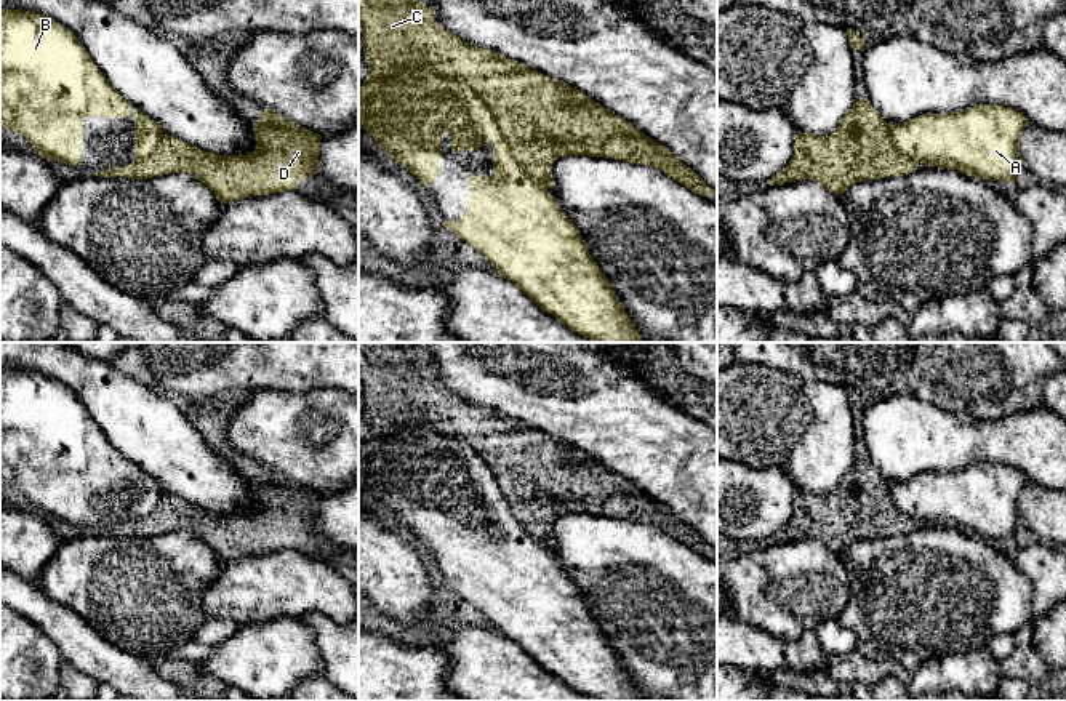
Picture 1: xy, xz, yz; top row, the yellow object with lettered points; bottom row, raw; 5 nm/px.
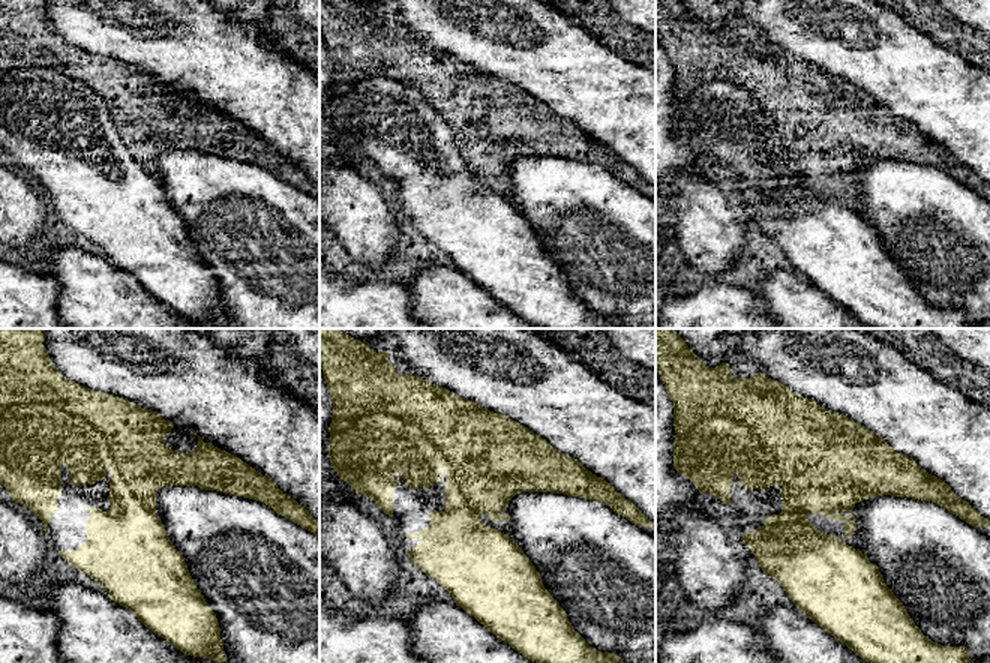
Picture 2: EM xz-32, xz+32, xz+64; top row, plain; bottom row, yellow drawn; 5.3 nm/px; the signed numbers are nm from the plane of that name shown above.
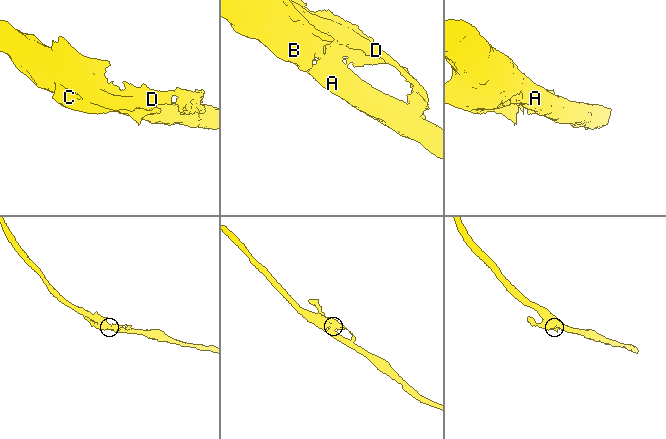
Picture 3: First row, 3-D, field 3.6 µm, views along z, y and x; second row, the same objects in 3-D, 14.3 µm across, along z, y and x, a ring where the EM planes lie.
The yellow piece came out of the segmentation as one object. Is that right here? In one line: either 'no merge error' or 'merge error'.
no merge error

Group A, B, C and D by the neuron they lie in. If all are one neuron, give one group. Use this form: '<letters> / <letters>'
A B C D

